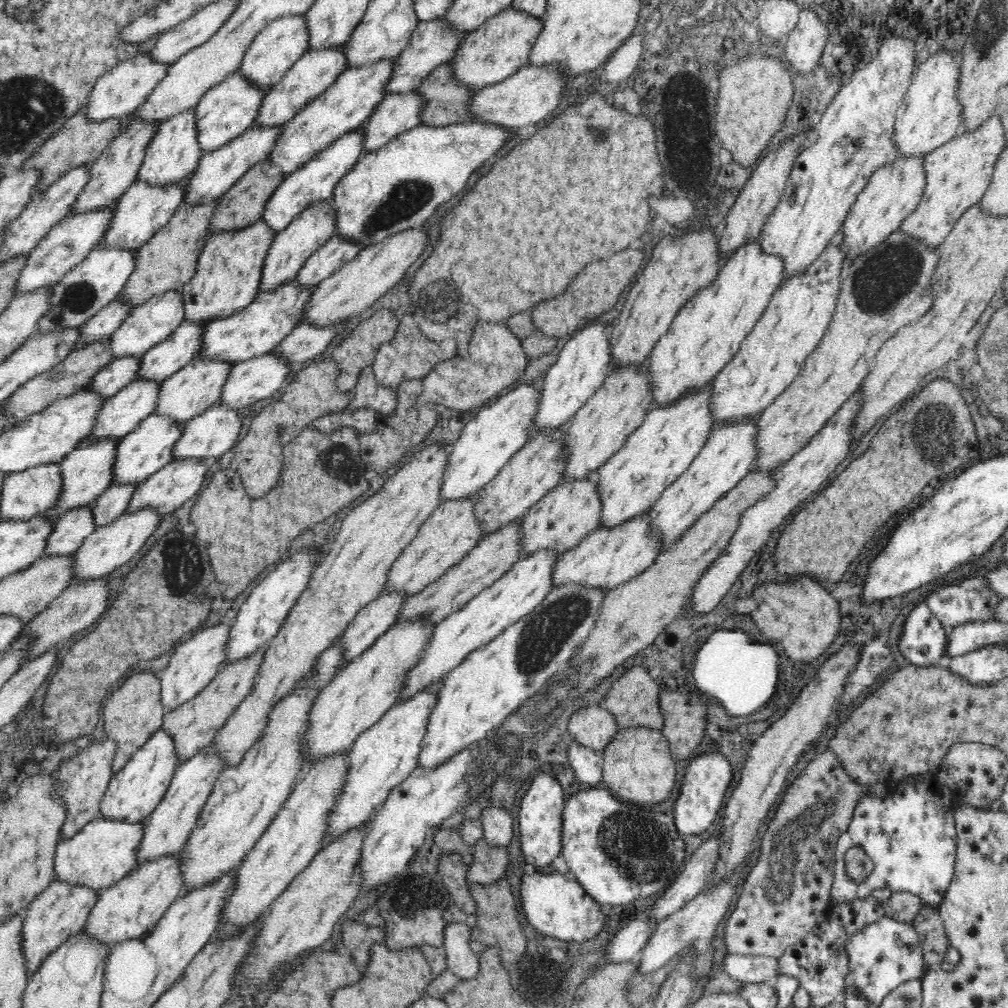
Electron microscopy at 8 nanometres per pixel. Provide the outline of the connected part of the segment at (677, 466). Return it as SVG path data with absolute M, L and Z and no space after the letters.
M712 381L704 382L704 386L700 386L699 389L688 390L686 394L680 394L680 397L676 398L671 405L666 406L656 406L651 411L647 412L645 419L641 422L639 427L636 427L636 430L633 430L627 438L627 441L624 443L624 446L621 446L619 451L616 451L616 454L613 454L598 470L600 480L600 494L601 500L604 502L603 518L599 525L604 526L614 526L623 522L628 522L629 518L634 518L636 515L644 514L644 511L650 511L654 504L661 498L664 490L676 482L680 475L690 466L690 463L696 458L696 455L702 450L702 447L706 444L707 438L711 433L712 424L714 424L714 415L712 415L712 410L710 402L712 399Z

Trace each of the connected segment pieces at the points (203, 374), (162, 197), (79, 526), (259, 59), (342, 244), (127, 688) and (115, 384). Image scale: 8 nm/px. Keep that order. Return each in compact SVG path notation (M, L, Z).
M194 357L194 360L161 382L152 413L159 414L160 417L171 418L183 426L191 418L199 416L212 404L218 402L221 386L227 379L232 366L234 364L207 361L204 358L196 360Z
M188 177L180 182L169 183L168 186L151 186L145 182L134 181L115 204L111 220L101 238L99 247L137 250L144 246L157 230L170 222L175 210L180 208L185 193L183 190L187 185L186 180Z
M92 506L69 511L54 524L53 531L48 535L44 558L68 557L76 553L96 527Z
M285 15L276 21L270 22L254 38L242 59L239 68L240 74L244 75L244 79L252 83L252 86L271 88L280 82L284 74L298 62L299 58L302 58L307 49L308 28L305 26L305 18L300 15Z
M334 235L316 252L313 252L301 266L294 278L296 286L300 286L302 289L317 287L325 278L330 277L348 261L356 258L361 250L359 244Z
M138 672L132 674L120 690L112 692L110 698L104 704L104 730L106 738L116 741L116 752L113 761L112 774L122 770L133 754L156 732L162 727L164 707L161 700L160 680L152 672Z
M126 356L110 361L102 370L95 374L92 382L86 386L87 390L95 392L101 398L114 396L121 388L136 380L135 374L139 369L141 356Z

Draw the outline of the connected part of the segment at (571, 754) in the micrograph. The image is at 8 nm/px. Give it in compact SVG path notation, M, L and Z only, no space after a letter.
M573 740L568 746L567 759L580 782L586 784L602 782L602 764L604 764L602 752L592 750Z

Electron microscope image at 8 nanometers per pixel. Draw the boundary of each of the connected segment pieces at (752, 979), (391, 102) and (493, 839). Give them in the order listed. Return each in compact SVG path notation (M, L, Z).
M728 953L722 960L722 971L740 983L760 984L767 978L780 977L778 961L768 956Z
M415 91L404 93L388 93L375 106L375 109L368 114L368 118L358 128L360 133L364 135L364 151L367 153L380 150L390 140L400 136L404 131L414 128L419 122L419 114L424 106L424 100Z
M485 808L482 812L482 826L484 826L484 838L490 840L490 844L508 846L514 832L514 820L508 811L502 808Z

